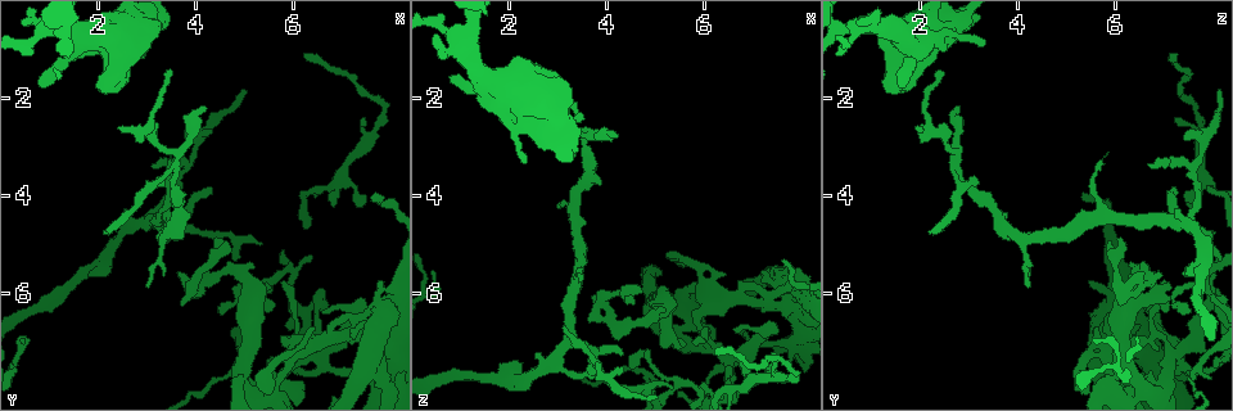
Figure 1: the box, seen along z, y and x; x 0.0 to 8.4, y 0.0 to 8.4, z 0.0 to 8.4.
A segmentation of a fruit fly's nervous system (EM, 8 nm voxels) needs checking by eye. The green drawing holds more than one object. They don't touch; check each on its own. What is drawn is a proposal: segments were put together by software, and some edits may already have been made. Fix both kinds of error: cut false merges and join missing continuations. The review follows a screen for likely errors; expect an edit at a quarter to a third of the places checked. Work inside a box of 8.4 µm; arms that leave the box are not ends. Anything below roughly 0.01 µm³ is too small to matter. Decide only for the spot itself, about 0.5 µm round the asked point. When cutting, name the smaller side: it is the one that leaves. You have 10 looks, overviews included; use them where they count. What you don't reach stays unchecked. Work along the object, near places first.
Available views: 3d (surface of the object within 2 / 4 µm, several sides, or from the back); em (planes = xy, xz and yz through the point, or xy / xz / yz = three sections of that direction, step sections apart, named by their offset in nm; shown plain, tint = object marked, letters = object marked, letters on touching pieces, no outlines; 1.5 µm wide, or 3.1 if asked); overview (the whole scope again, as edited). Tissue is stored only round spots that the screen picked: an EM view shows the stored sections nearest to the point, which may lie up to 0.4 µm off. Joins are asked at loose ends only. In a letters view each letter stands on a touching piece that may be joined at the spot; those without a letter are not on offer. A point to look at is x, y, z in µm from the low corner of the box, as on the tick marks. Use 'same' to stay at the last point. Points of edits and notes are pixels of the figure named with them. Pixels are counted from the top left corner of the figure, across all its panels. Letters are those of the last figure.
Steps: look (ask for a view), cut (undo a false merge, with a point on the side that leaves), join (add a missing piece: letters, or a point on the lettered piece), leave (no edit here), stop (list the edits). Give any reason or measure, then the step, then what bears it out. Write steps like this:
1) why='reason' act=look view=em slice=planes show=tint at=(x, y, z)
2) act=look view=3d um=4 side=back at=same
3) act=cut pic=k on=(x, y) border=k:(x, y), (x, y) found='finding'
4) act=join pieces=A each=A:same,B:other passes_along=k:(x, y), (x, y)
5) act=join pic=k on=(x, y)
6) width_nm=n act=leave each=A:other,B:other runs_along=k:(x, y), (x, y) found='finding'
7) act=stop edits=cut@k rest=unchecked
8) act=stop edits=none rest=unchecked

why='branch stops here' act=look view=em slice=xz step=4 show=tint at=(2.20, 4.70, 2.20)

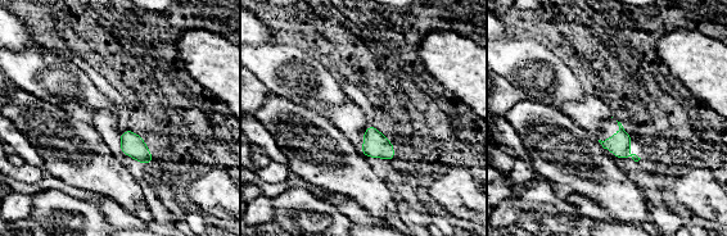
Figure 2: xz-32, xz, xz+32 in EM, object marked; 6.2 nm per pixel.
act=look view=em slice=planes show=letters at=same

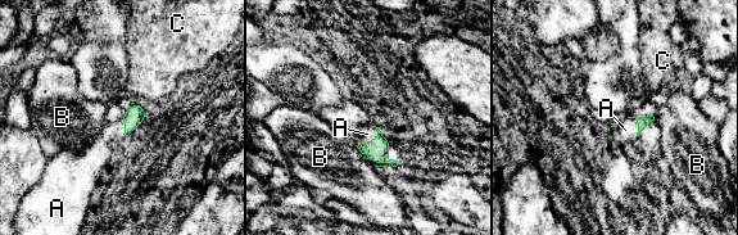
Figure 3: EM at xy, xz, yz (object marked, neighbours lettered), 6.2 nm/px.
act=join pic=3 on=(367, 134) each=A:same,B:other,C:other passes_along=3:(377, 149), (372, 140), (367, 134) found='it goes on there'

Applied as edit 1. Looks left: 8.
why='abrupt turn' act=look view=3d um=2 at=(5.75, 5.55, 7.85)

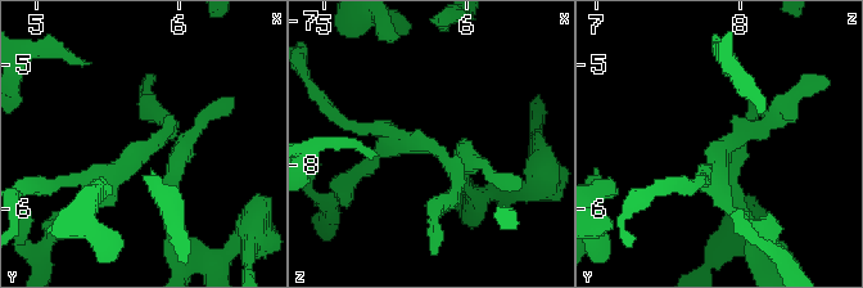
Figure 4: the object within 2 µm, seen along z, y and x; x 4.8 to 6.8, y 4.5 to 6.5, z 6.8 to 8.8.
act=look view=em slice=planes show=tint at=(5.72, 5.60, 7.86)

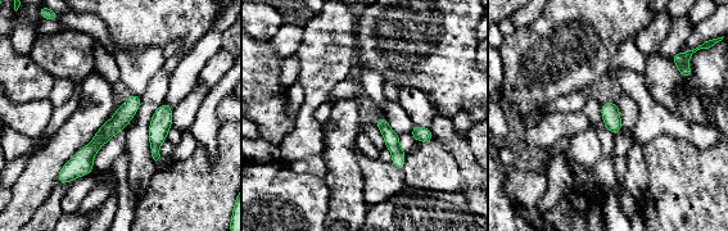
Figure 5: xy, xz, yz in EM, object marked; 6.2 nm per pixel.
why='what lies round it' act=look view=em slice=planes show=letters at=same

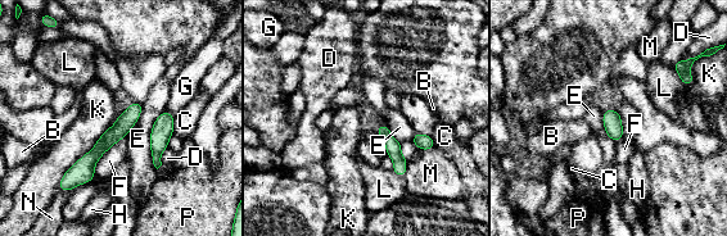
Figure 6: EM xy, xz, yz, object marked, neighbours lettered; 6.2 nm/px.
act=leave each=B:other,C:other,D:other,E:other,F:other,G:other,H:other,K:other,L:other,M:other,N:other,P:other runs_along=6:(138, 105), (123, 125), (68, 178) found='continuous, no second neuron'

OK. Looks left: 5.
act=look view=3d um=4 side=back at=(4.35, 4.00, 7.25)

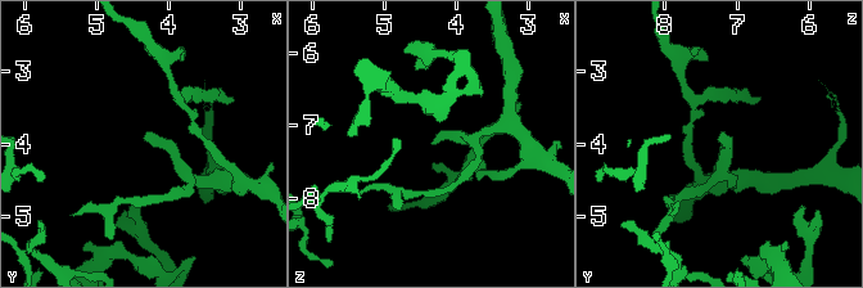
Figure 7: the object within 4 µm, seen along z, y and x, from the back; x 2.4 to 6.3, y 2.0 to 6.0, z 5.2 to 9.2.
act=look view=em slice=planes show=letters at=(4.35, 4.00, 7.30)

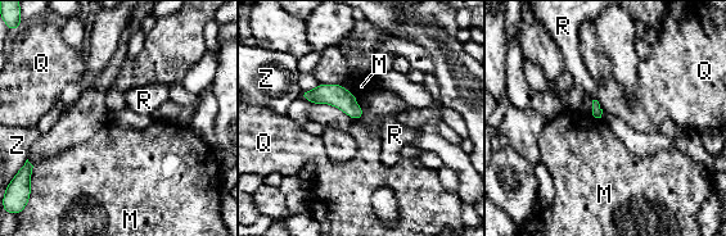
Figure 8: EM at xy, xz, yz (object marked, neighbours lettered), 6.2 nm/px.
act=leave each=M:other,Q:other,R:other,Z:other border=8:(593, 114), (600, 118) found='none of them fits'

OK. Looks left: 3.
why='thin end' act=look view=3d um=2 at=(6.25, 1.05, 7.25)

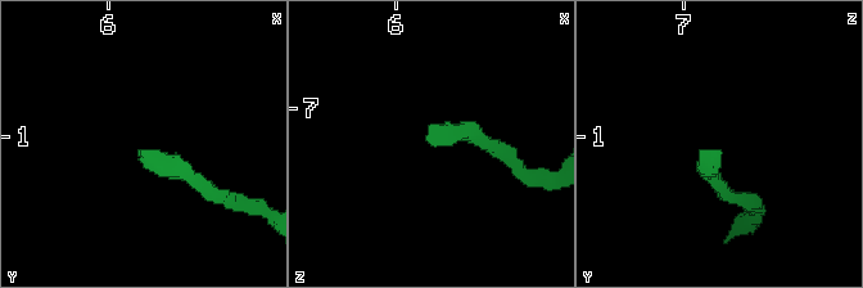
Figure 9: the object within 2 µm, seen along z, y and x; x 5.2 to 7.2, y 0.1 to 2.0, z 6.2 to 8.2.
act=look view=em slice=planes show=tint at=(6.28, 1.08, 7.22)

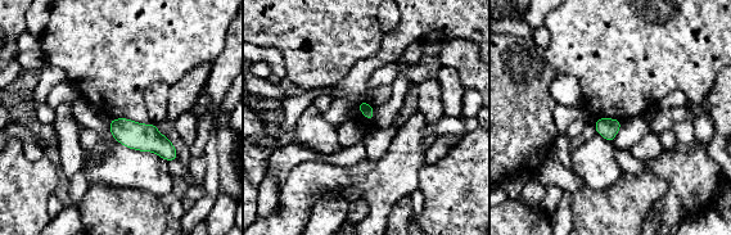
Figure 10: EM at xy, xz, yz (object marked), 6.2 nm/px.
why='see the neighbours' act=look view=em slice=planes show=letters at=same

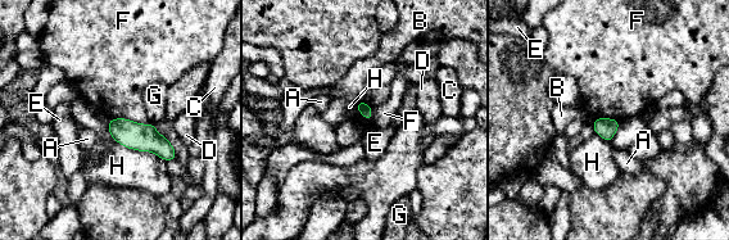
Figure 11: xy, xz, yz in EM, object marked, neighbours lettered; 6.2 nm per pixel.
width_nm=80 act=leave each=A:other,B:other,C:other,D:other,E:other,F:other,G:other,H:other runs_along=11:(111, 122), (157, 143), (172, 157) found='none of them fits'

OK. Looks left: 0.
act=stop edits=join@3 rest=unchecked

